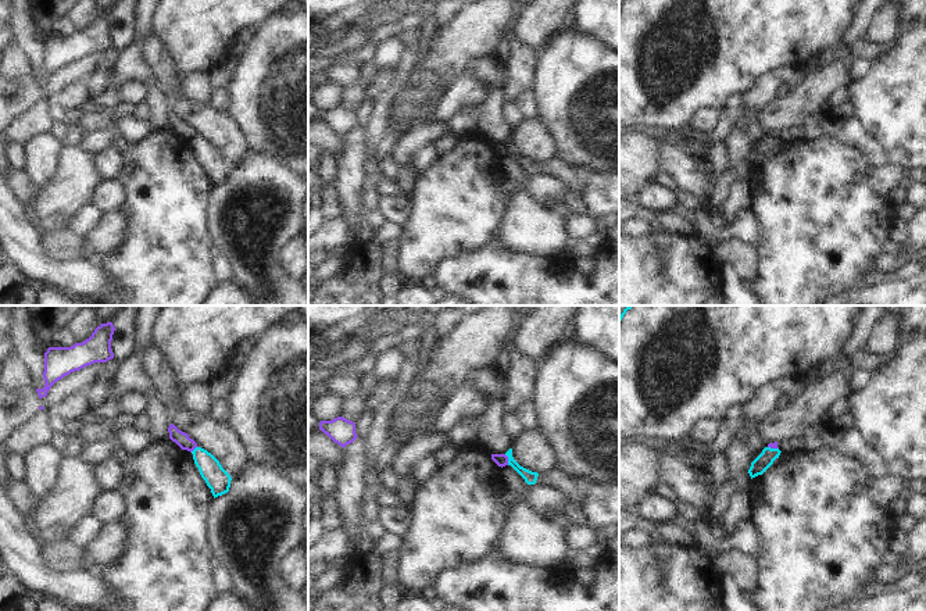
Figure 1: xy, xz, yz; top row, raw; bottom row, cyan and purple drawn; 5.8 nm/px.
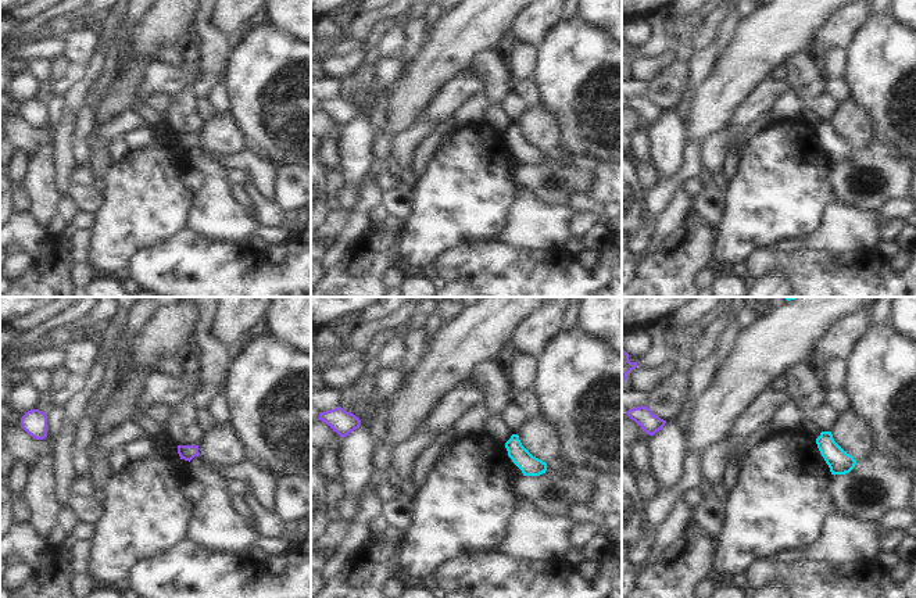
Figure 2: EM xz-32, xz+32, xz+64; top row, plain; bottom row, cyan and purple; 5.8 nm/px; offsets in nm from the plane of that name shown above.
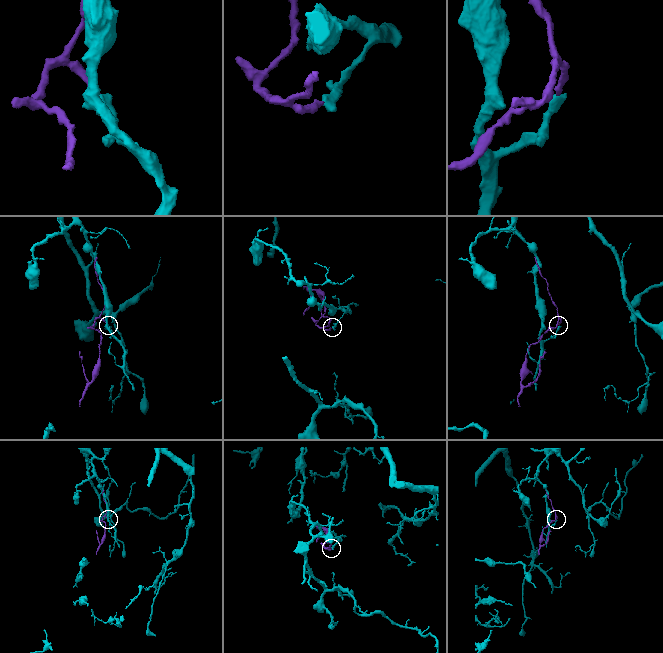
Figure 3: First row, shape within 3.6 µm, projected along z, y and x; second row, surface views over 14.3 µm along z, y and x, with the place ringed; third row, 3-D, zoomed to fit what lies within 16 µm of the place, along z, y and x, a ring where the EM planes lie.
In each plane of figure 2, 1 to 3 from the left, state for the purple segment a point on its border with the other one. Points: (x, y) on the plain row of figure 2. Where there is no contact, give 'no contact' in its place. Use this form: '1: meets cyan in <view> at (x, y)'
1: no contact
2: no contact
3: no contact

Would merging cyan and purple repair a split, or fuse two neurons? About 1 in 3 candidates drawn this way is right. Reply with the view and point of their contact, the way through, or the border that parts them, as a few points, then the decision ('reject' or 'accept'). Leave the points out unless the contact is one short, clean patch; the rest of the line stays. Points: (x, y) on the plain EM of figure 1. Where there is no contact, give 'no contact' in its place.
xz (508, 149) | along xz (504, 143), (508, 153) | reject

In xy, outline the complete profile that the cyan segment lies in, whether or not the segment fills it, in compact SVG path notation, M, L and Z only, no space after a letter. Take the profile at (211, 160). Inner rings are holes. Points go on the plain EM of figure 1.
M196 136L192 143L194 153L199 157L201 167L211 178L214 187L228 182L232 167L222 157L219 150L211 142L201 136Z

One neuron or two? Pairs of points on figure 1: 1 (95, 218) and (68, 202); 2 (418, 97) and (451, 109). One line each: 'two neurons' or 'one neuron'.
1: two neurons
2: two neurons

